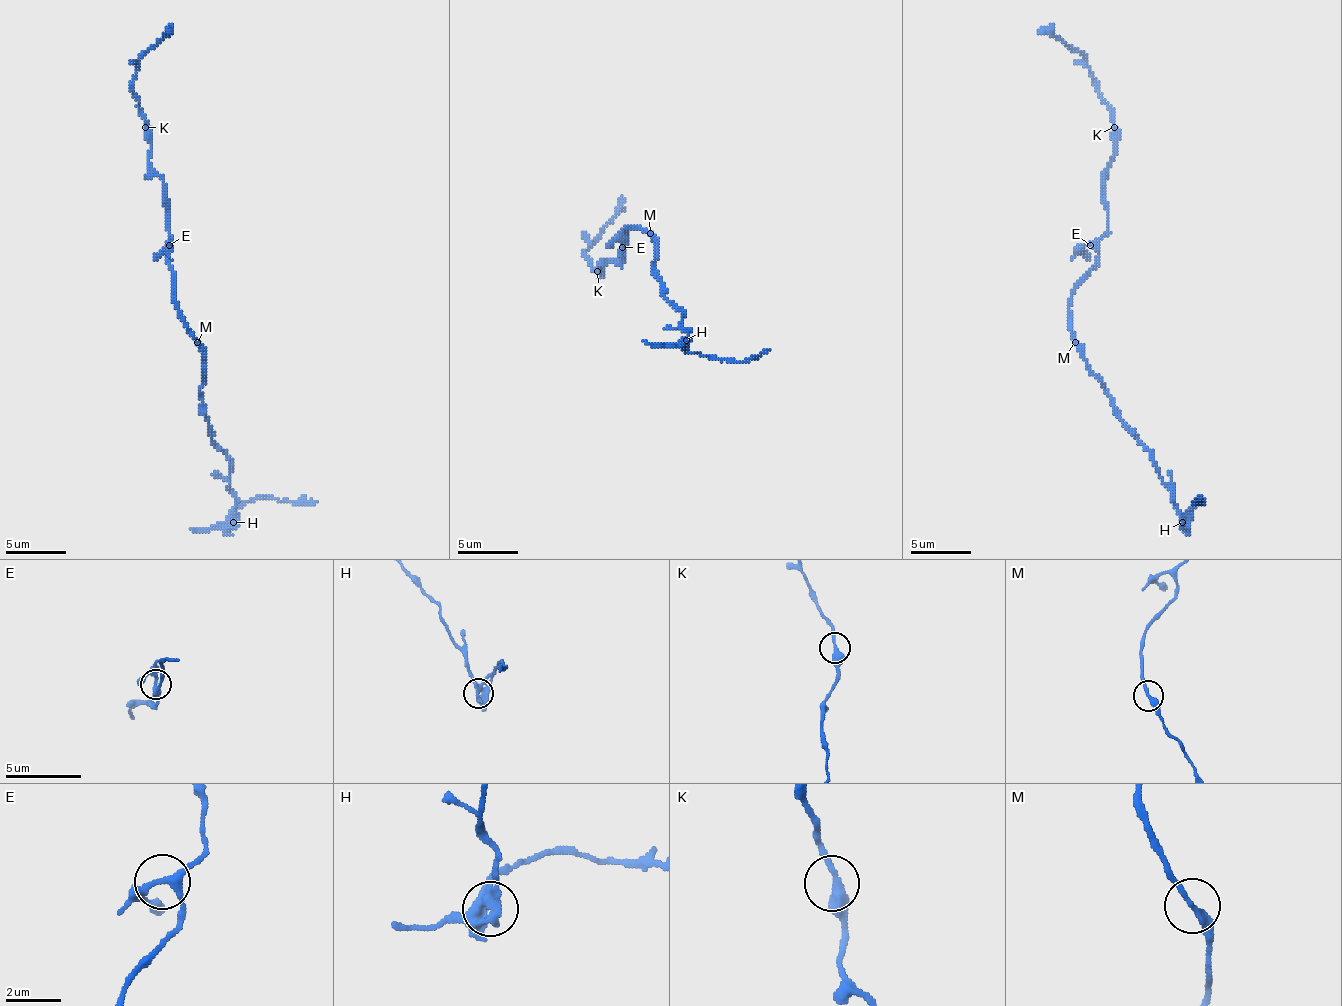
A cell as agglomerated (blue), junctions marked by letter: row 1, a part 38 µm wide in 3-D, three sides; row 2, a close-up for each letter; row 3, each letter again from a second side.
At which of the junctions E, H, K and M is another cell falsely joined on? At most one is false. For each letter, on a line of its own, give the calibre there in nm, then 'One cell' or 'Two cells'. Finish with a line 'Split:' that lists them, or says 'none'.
E: Thickness 280 nm. One cell
H: Thickness 320 nm. Two cells
K: Thickness 360 nm. One cell
M: Thickness 240 nm. One cell
Split: H

